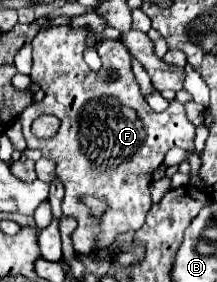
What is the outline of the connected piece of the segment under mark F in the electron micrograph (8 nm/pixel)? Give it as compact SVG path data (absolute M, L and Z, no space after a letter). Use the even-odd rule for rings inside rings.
M49 26L37 32L37 36L31 42L33 68L29 76L33 76L33 80L41 84L45 98L37 104L31 104L19 114L27 148L39 148L45 158L57 164L55 174L65 186L65 196L61 202L63 214L73 216L79 224L71 236L75 252L79 254L91 254L95 248L107 248L115 242L121 245L128 241L129 234L137 232L145 224L145 216L151 208L149 184L151 184L153 172L161 166L167 150L175 146L183 150L193 148L193 136L195 136L195 126L189 122L185 114L185 106L181 102L171 100L169 108L161 114L149 108L135 80L135 74L131 68L131 56L121 42L105 40L97 44L97 52L103 60L103 66L99 72L93 72L83 60L83 50L87 48L85 36L87 32L83 28L71 28L71 26ZM41 114L55 114L61 120L61 128L57 136L51 140L37 140L31 134L31 122ZM85 196L93 196L107 202L107 210L103 212L101 218L89 216L89 208L81 204Z

